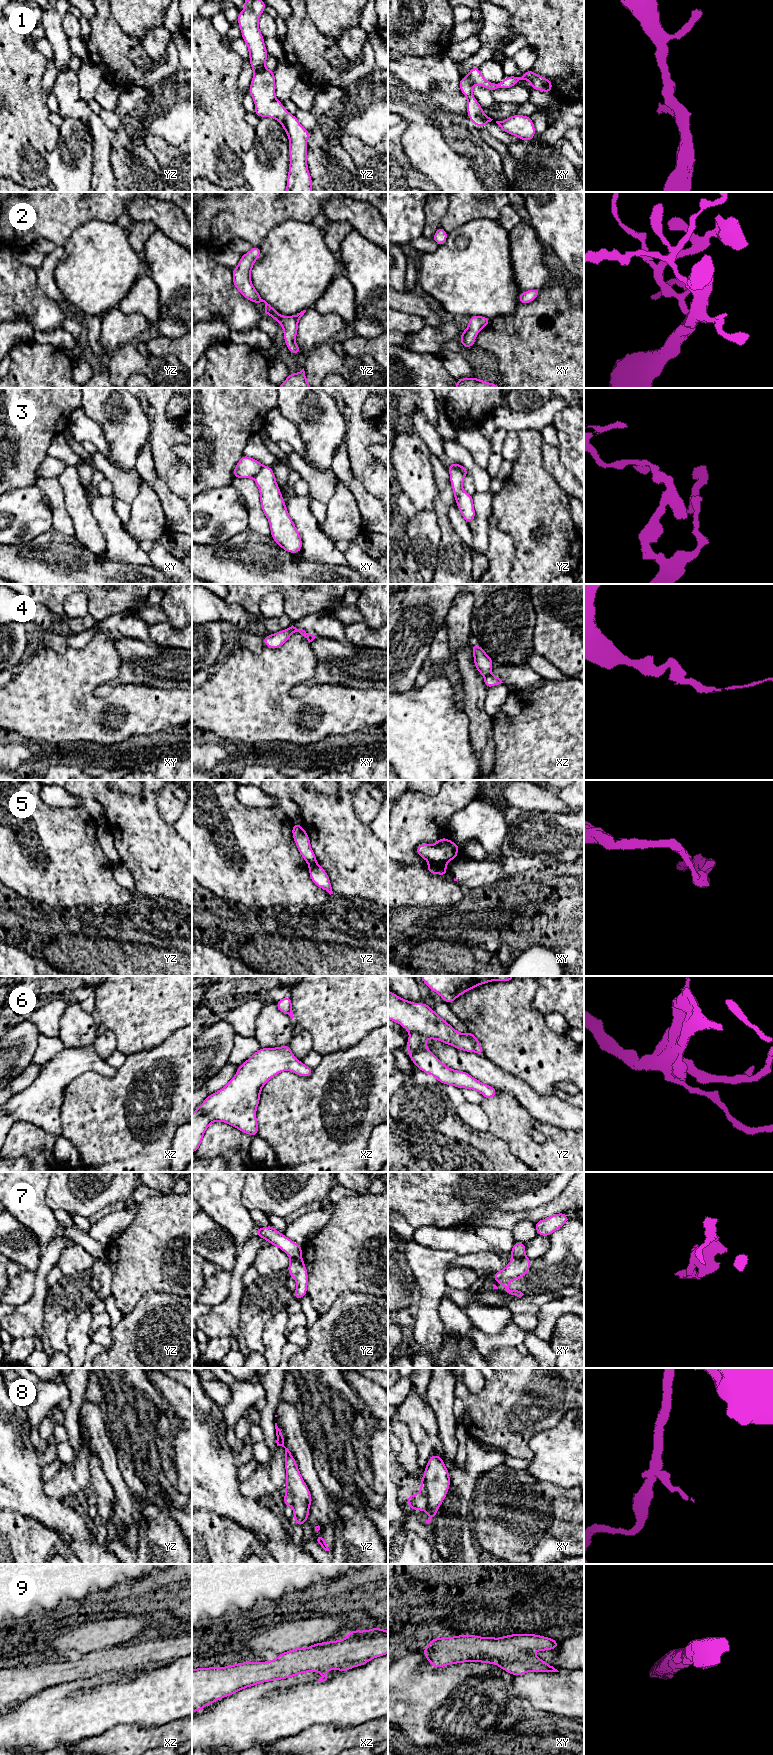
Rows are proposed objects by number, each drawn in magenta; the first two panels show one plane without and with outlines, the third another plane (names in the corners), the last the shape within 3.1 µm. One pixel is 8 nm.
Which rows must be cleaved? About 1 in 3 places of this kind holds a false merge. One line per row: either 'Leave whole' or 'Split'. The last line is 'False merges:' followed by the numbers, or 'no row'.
1: Leave whole
2: Leave whole
3: Split
4: Split
5: Split
6: Leave whole
7: Split
8: Split
9: Leave whole
False merges: 3, 4, 5, 7, 8

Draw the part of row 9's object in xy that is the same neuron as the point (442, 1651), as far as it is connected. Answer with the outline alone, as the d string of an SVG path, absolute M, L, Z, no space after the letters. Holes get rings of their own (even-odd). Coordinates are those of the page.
M470 1634L431 1639L422 1650L433 1668L463 1662L496 1664L516 1676L527 1672L559 1672L532 1651L558 1648L558 1641L536 1634L510 1634L500 1638Z

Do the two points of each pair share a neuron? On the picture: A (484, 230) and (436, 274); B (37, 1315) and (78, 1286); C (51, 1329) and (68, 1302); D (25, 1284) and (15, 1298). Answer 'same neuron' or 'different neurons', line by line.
A: same neuron
B: different neurons
C: same neuron
D: same neuron

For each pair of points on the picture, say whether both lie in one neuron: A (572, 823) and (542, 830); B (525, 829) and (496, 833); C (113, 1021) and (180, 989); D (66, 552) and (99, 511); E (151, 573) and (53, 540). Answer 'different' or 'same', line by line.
A: same
B: different
C: same
D: different
E: same

